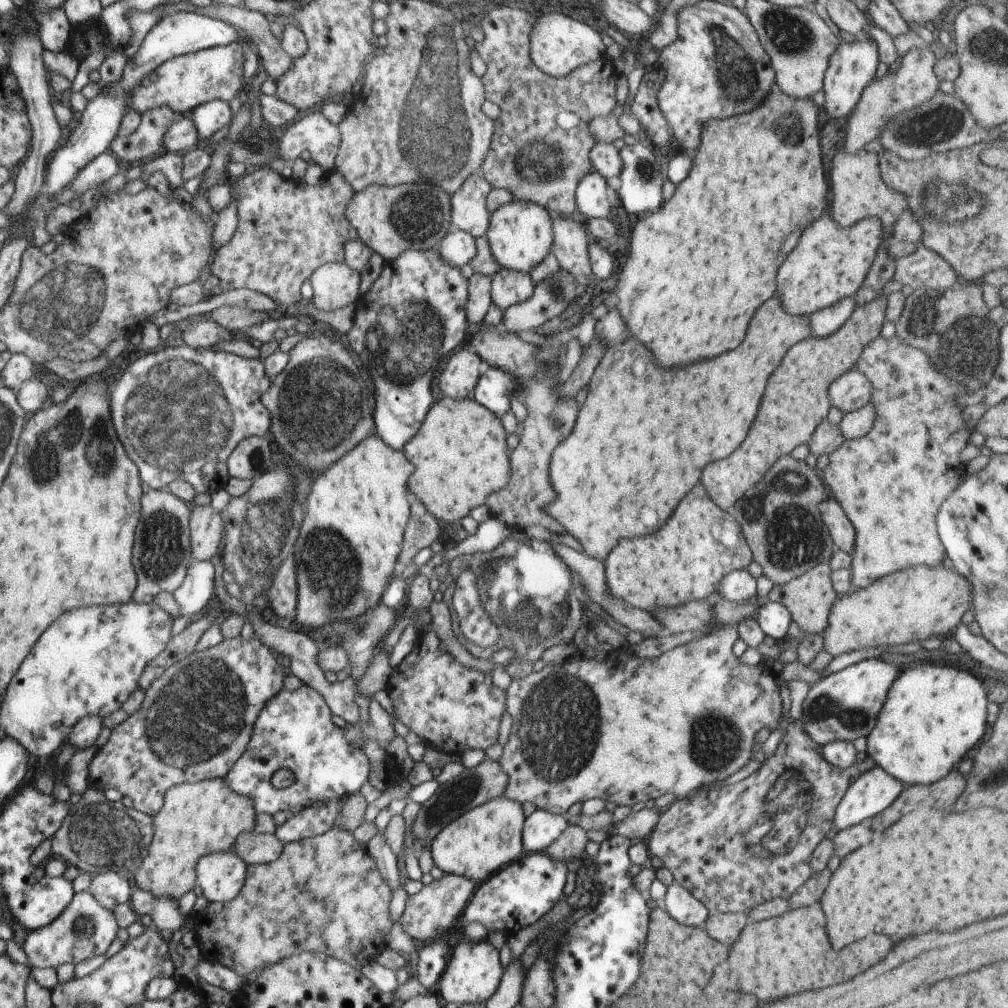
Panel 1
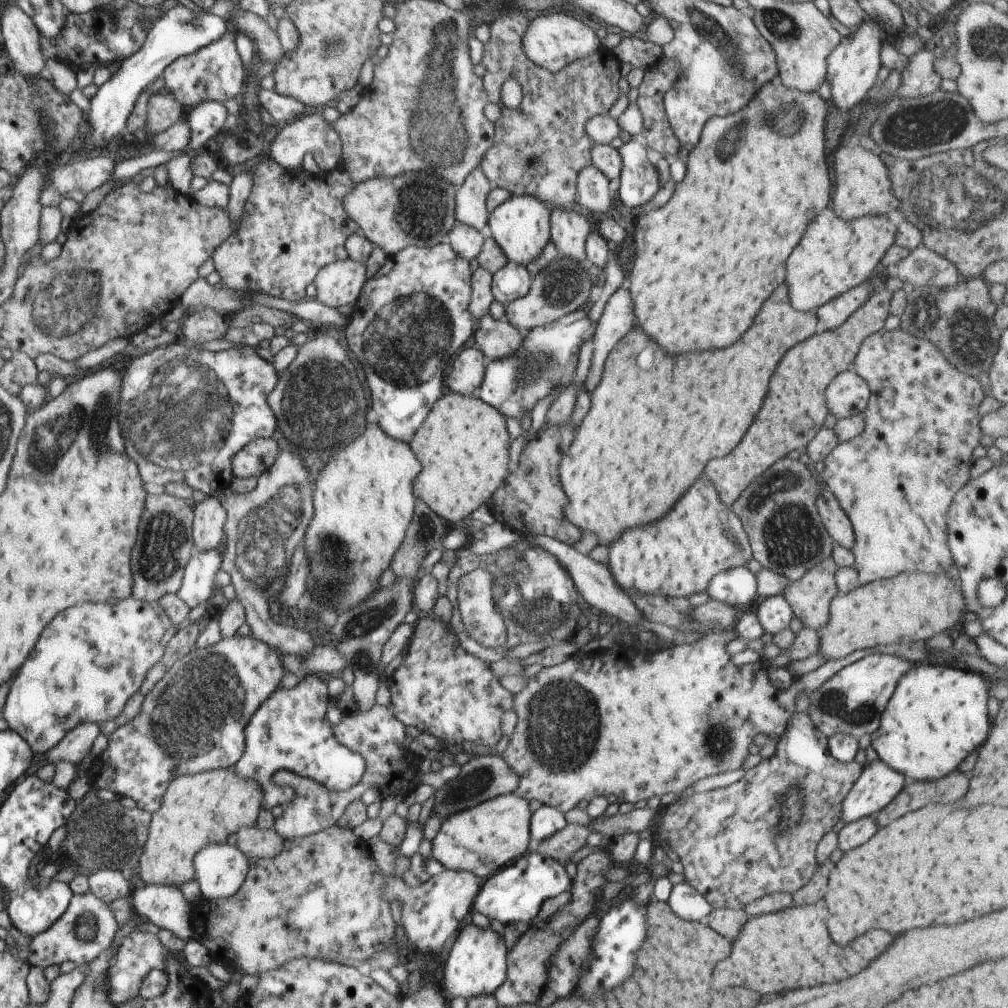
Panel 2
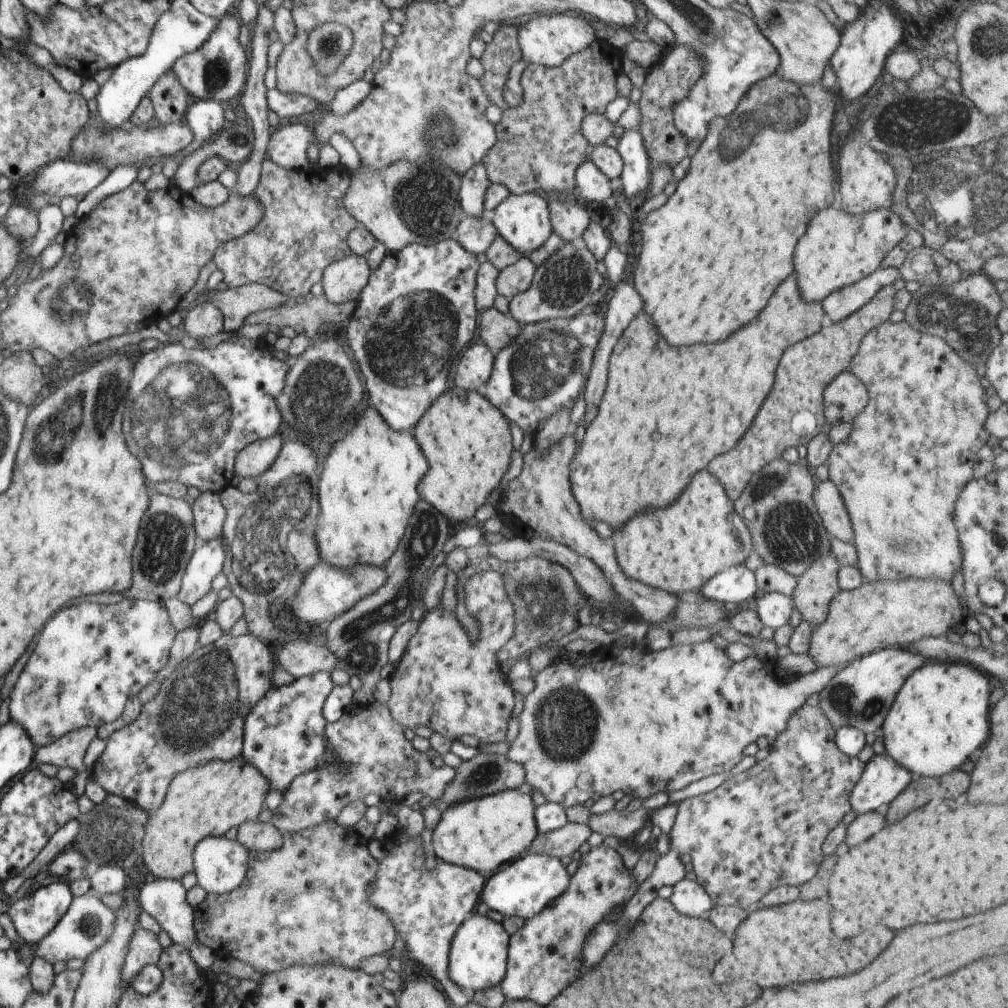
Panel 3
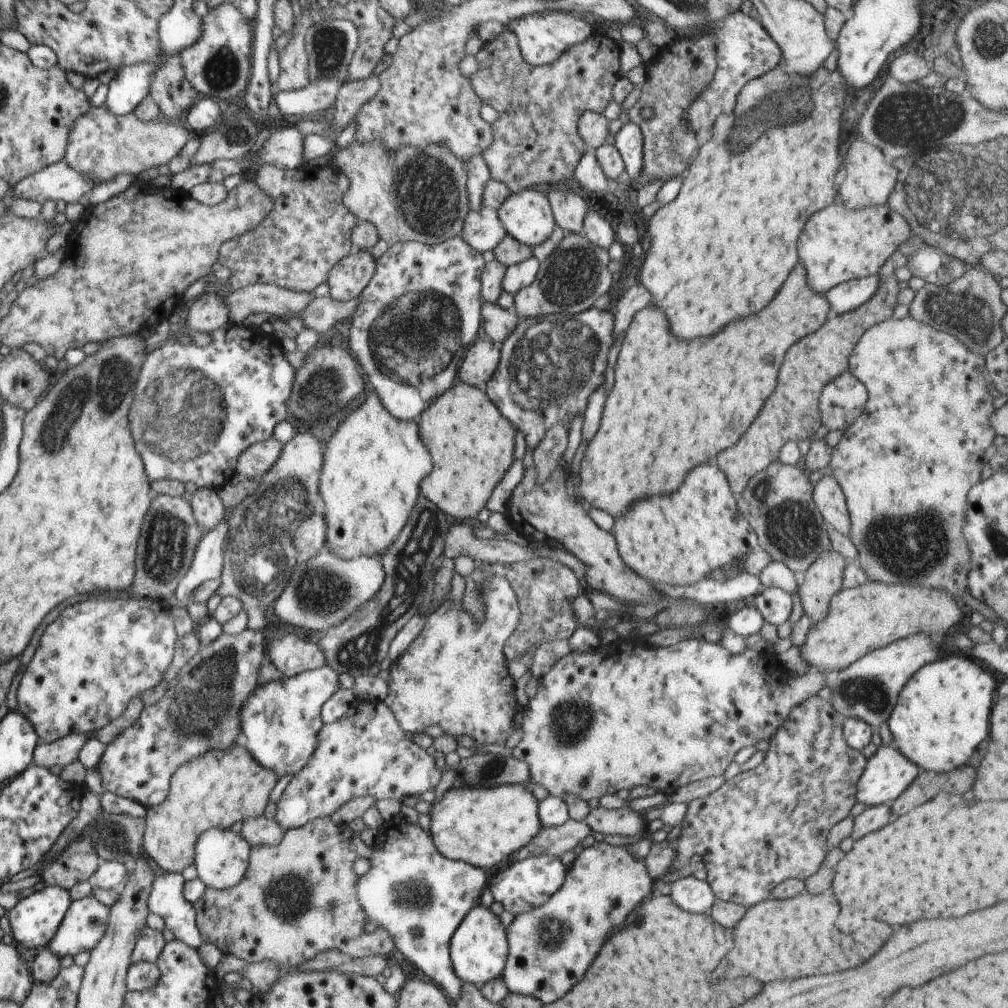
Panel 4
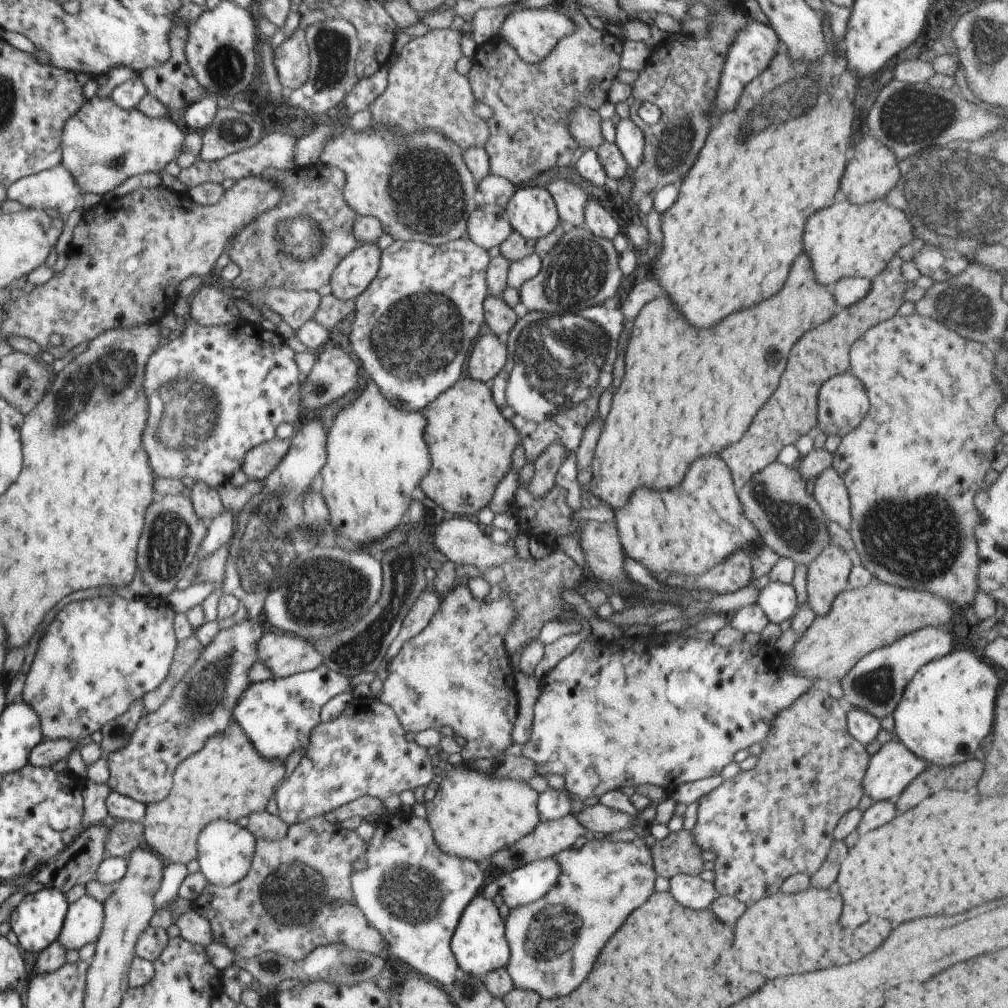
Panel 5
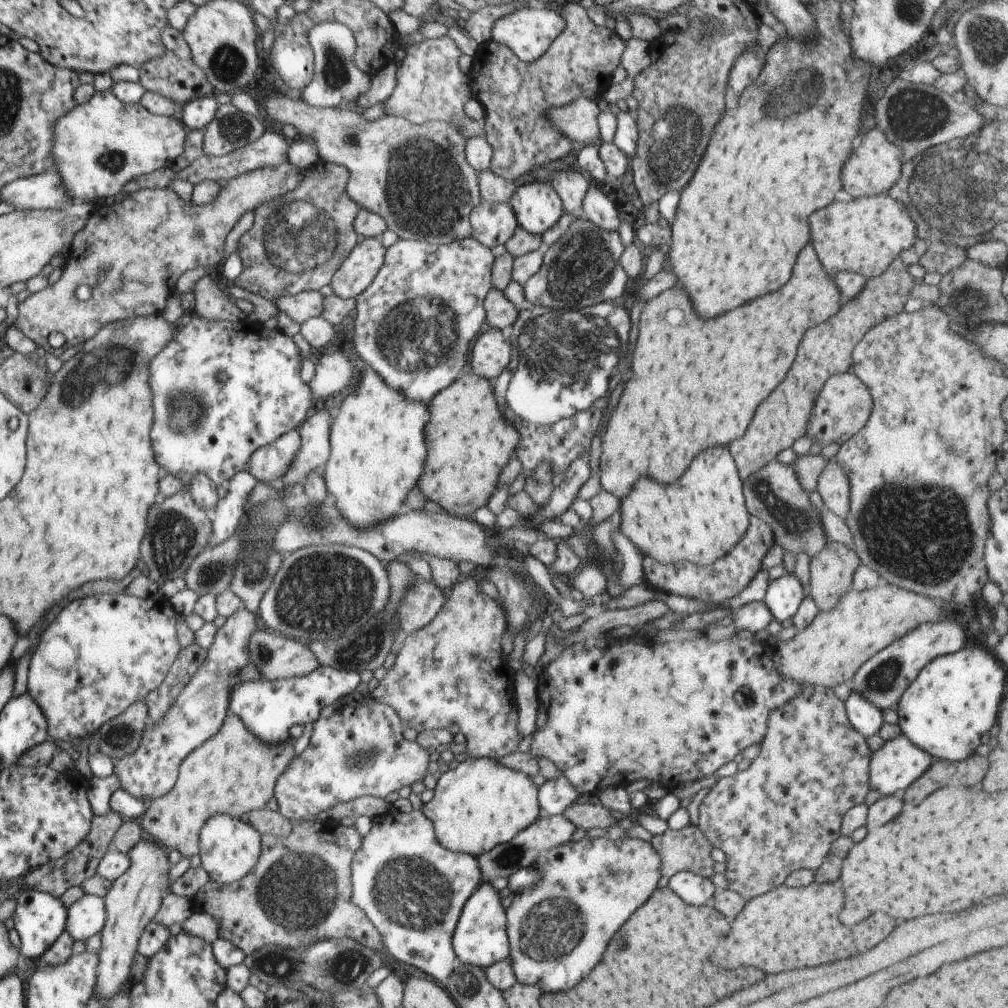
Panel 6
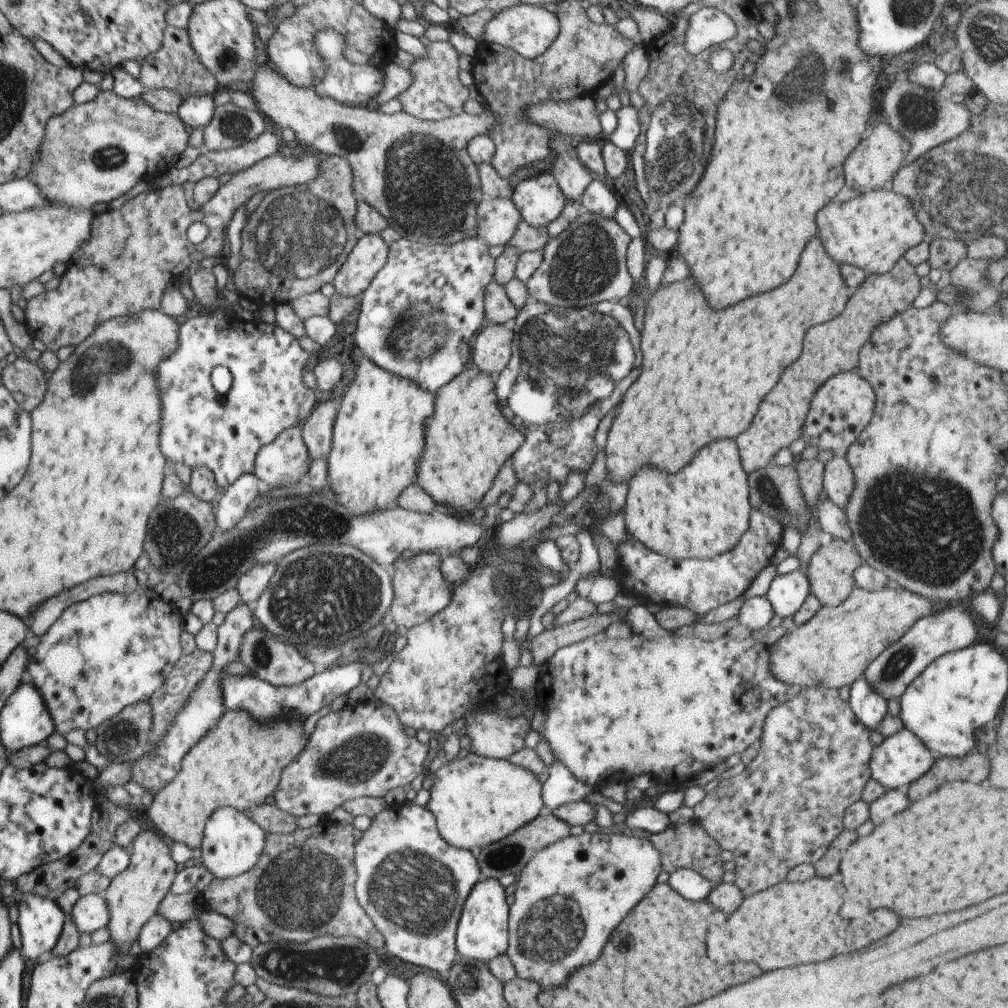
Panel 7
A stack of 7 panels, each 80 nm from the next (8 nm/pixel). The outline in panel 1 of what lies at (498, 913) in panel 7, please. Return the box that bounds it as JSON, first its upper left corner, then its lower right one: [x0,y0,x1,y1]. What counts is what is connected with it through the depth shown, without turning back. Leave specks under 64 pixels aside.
[439,938,504,1006]

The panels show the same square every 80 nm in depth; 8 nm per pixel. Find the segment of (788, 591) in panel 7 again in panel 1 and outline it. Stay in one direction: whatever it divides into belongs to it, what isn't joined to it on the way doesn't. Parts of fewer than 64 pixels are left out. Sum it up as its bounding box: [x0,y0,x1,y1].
[757,599,793,640]

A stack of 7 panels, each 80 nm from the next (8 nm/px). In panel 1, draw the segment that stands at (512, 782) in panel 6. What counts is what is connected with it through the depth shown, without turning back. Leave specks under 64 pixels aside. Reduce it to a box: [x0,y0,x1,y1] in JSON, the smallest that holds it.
[430,796,525,884]

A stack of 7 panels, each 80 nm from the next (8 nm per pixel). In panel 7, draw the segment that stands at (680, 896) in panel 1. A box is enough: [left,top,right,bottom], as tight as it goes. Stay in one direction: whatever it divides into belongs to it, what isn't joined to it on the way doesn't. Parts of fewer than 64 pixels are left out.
[668,869,711,902]

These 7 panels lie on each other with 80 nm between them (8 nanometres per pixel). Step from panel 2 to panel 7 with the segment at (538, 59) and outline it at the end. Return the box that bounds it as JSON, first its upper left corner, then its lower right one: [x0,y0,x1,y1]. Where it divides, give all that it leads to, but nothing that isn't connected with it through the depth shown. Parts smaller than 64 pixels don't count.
[477,4,559,59]

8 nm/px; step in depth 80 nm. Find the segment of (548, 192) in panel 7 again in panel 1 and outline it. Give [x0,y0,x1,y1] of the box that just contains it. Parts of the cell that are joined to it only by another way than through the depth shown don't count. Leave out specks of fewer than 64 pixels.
[486,199,554,274]

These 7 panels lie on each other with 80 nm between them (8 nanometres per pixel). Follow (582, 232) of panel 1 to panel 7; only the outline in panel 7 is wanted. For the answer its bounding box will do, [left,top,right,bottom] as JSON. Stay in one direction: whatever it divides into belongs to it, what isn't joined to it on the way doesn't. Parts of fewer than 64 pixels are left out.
[550,133,592,202]

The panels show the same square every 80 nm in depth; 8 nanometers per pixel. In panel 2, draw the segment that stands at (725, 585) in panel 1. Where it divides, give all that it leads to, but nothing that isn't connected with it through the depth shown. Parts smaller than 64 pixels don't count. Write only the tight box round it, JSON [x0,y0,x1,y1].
[707,567,758,606]

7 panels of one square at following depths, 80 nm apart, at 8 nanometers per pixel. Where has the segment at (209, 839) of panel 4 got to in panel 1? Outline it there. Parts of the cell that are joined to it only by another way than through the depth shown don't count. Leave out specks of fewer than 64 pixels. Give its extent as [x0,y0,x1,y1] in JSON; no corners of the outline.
[195,852,248,903]

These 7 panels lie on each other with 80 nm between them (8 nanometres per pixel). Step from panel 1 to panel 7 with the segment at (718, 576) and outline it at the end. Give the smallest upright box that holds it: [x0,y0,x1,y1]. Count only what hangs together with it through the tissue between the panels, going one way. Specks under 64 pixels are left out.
[624,440,751,559]

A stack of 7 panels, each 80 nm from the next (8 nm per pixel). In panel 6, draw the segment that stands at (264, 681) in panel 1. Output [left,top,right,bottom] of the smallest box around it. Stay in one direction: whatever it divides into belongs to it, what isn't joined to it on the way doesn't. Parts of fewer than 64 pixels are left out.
[114,608,261,804]

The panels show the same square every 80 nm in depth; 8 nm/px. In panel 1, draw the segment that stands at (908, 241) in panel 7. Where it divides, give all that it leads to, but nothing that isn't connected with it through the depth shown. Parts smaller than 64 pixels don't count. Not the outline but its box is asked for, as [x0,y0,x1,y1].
[778,214,883,316]

